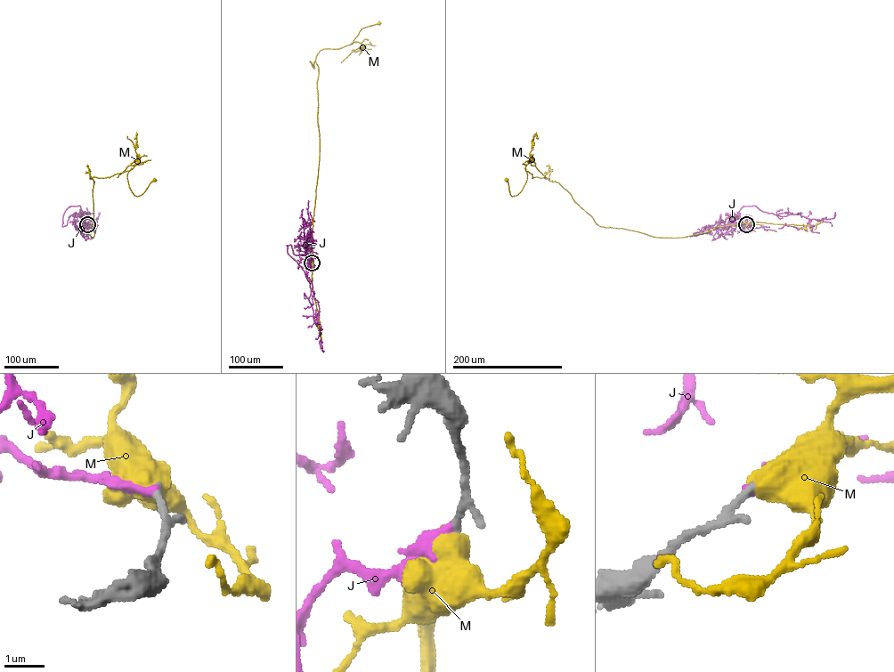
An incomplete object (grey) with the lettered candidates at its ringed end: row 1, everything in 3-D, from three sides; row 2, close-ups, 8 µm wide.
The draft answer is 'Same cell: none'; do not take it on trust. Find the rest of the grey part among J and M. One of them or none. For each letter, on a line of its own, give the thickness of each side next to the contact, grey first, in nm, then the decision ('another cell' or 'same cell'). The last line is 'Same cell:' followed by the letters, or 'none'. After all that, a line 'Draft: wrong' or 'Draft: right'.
J: 140 nm thick on the grey side, 240 nm on the other; same cell
M: 140 nm thick on the grey side, 650 nm on the other; another cell
Same cell: J
Draft: wrong

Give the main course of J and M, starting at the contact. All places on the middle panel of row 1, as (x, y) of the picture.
J: (312, 263), (307, 255), (295, 255), (287, 245), (310, 283), (316, 325), (319, 307), (313, 295)
M: (312, 263), (320, 149), (315, 58), (323, 49), (352, 44), (362, 28), (378, 23)

